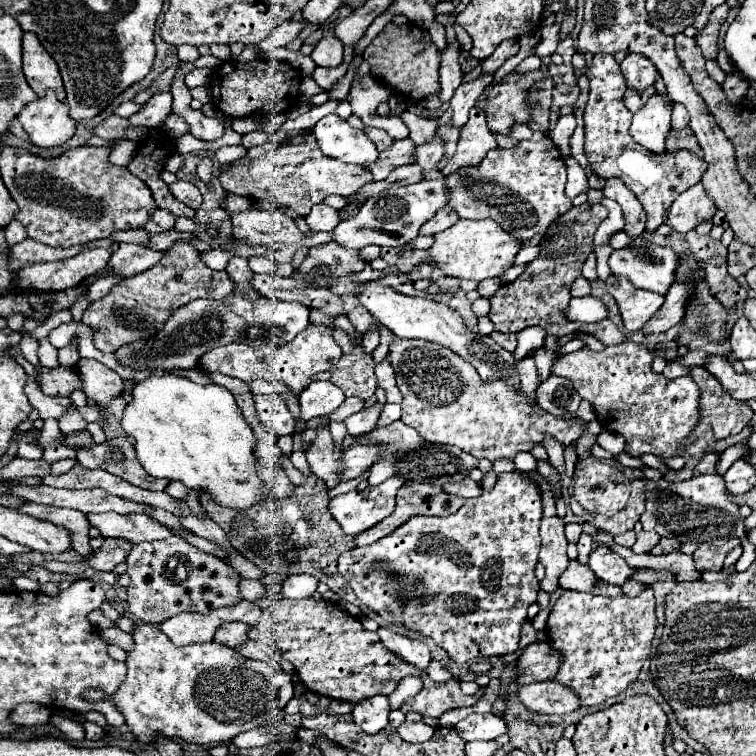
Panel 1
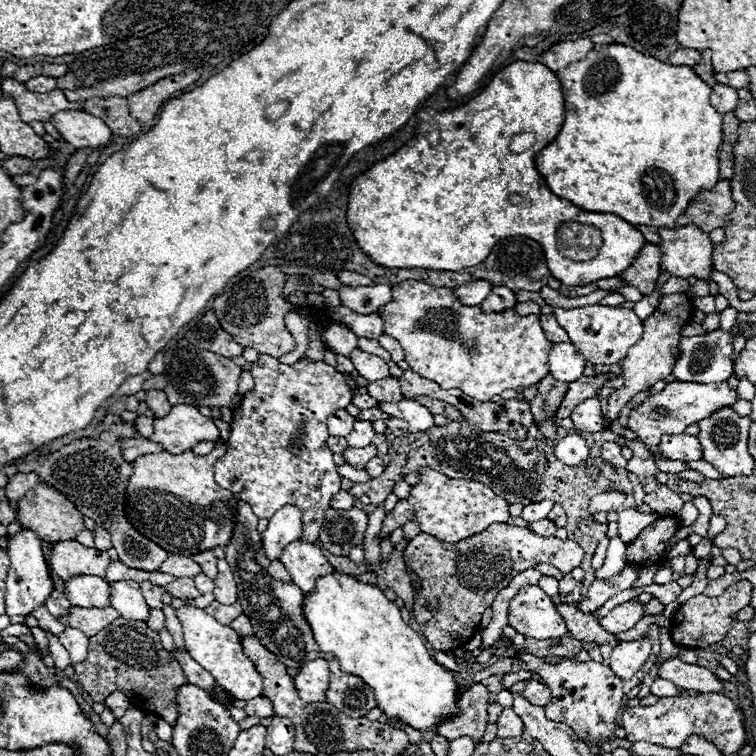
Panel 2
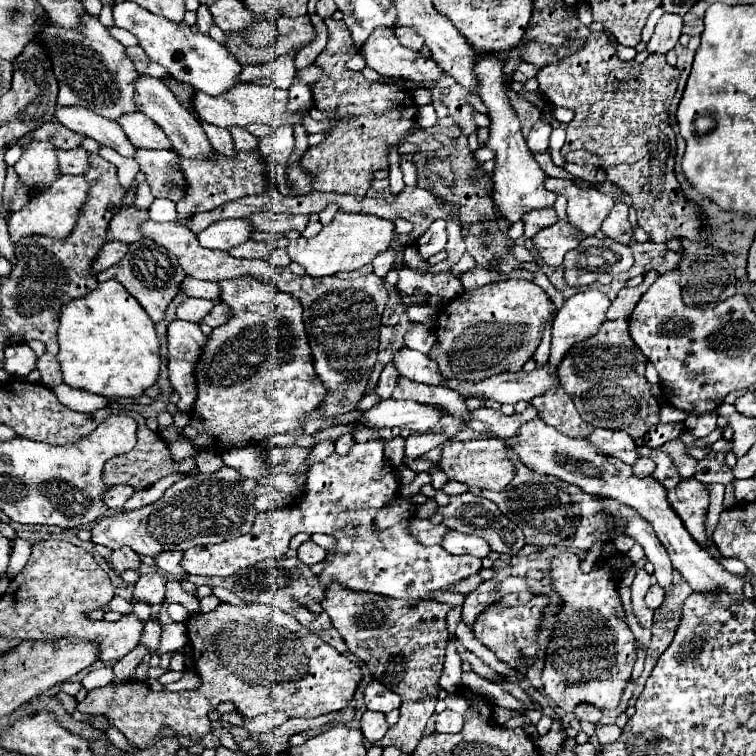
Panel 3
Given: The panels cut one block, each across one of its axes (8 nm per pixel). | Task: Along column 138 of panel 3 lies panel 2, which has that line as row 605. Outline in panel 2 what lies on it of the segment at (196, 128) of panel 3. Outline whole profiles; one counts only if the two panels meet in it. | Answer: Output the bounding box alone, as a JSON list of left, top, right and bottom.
[66,576,110,608]

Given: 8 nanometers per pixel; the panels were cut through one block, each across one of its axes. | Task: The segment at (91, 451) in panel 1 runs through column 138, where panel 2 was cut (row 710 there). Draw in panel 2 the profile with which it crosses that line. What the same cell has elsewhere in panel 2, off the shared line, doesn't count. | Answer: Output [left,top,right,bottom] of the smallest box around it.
[438,684,490,740]

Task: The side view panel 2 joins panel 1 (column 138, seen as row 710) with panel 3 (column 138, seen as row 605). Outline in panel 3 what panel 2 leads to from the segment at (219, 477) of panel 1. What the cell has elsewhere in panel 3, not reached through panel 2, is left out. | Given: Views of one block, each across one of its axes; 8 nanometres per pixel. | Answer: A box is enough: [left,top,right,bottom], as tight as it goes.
[58,280,160,398]

